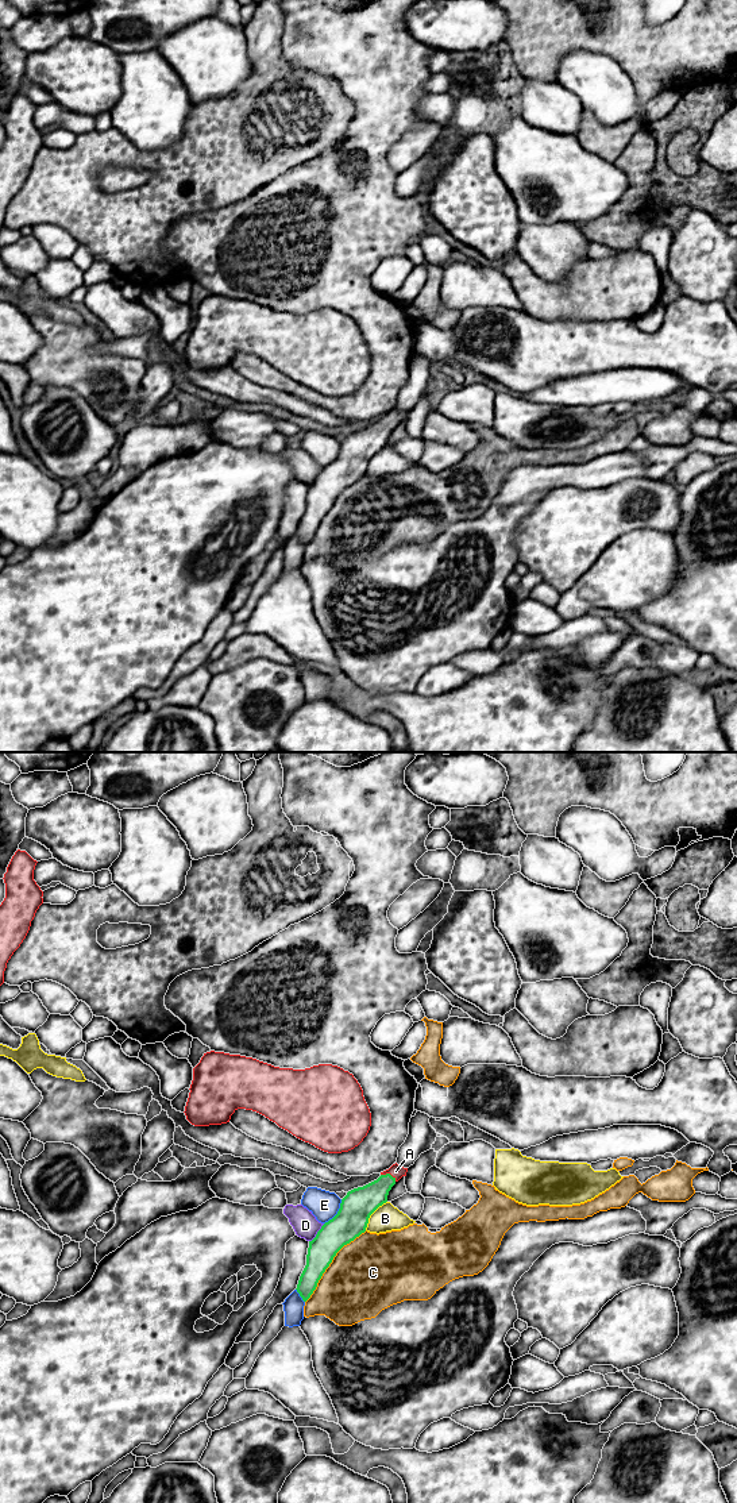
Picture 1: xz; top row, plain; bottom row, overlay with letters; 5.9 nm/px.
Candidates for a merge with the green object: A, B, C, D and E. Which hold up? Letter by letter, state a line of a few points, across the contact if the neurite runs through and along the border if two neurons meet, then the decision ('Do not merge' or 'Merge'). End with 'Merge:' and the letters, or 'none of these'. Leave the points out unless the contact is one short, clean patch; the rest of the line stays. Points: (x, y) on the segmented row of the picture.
A: Line: xz (359, 1203), (389, 1174), (396, 1171). Merge
B: Do not merge
C: Do not merge
D: Line: xz (324, 1224), (309, 1241). Do not merge
E: Do not merge
Merge: A

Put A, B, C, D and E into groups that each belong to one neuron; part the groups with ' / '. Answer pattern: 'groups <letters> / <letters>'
groups A / B / C / D / E

